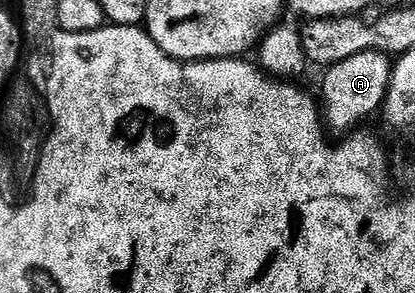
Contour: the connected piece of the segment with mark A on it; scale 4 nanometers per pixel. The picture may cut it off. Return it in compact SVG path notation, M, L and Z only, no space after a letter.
M365 50L358 52L357 55L350 56L349 59L342 60L330 66L324 73L323 79L323 97L321 96L321 107L326 126L338 135L345 135L352 132L361 121L366 122L374 112L377 113L383 102L386 100L388 85L391 82L391 70L393 68L392 58L384 51Z

